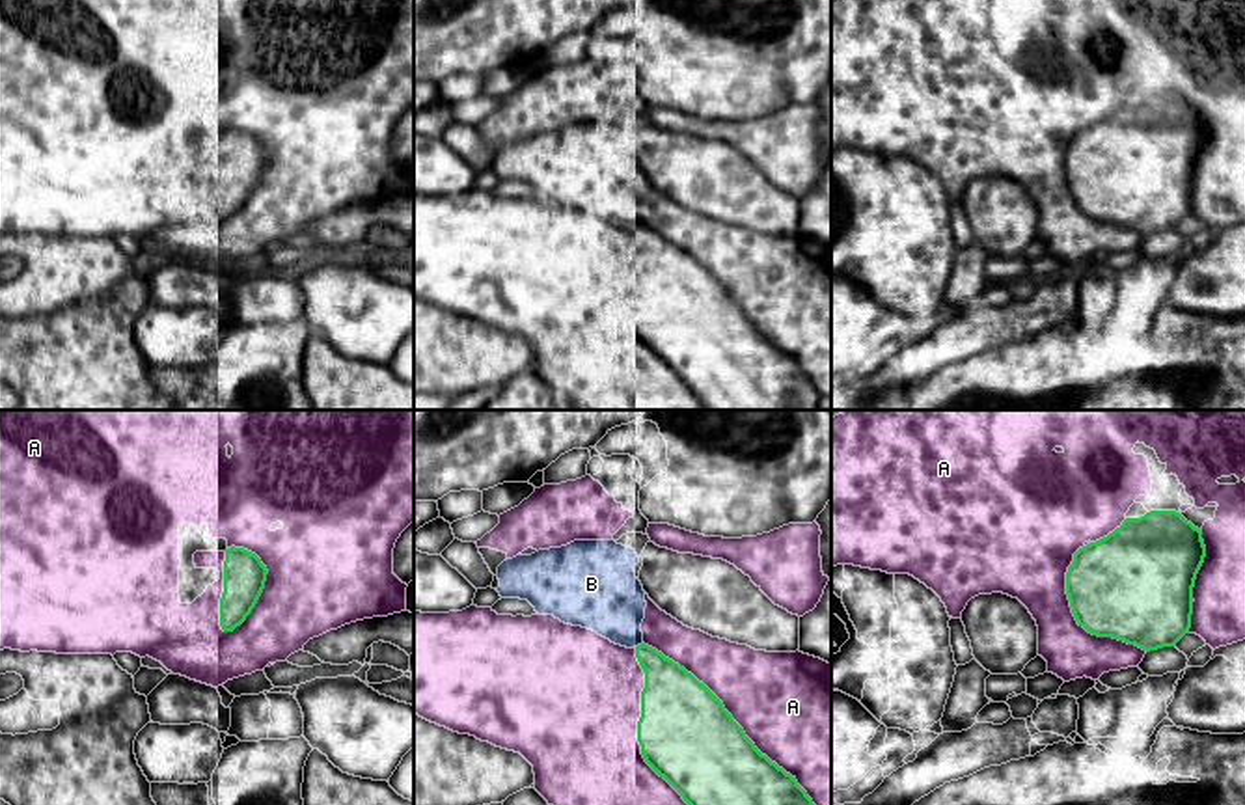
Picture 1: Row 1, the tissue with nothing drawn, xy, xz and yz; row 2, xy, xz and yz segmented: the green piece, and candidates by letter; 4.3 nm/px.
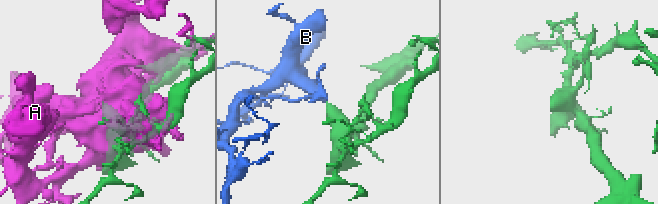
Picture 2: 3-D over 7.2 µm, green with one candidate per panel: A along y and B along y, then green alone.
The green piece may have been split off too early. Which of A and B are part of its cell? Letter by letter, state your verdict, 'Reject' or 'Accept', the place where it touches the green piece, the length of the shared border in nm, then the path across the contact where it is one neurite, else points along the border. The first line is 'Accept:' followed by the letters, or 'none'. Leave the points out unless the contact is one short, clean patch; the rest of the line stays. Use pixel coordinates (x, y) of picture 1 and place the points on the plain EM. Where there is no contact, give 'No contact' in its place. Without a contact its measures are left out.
Accept: B
A: Reject. Touches green at xz (735, 304). Shared border 1050 nm
B: Accept. Touches green at xz (638, 228). Shared border 40 nm

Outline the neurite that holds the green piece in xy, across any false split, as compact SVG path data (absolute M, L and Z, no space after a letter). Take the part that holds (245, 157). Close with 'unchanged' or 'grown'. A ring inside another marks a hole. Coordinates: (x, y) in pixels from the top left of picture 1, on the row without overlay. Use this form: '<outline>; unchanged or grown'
M227 130L224 143L224 175L220 181L220 209L233 214L255 190L267 164L267 149L244 130Z; unchanged

